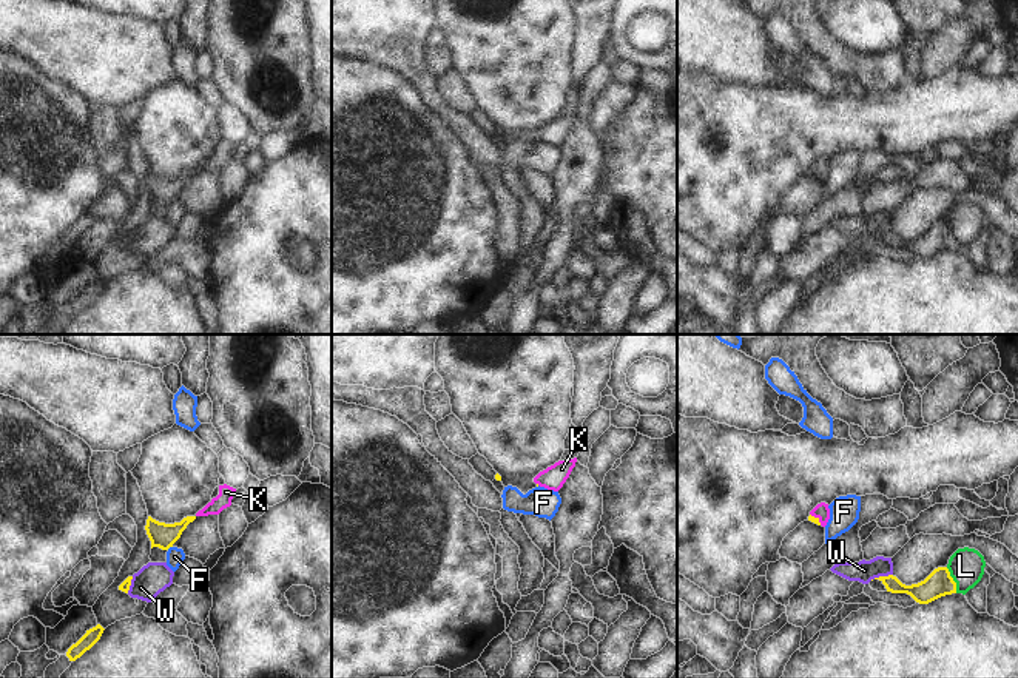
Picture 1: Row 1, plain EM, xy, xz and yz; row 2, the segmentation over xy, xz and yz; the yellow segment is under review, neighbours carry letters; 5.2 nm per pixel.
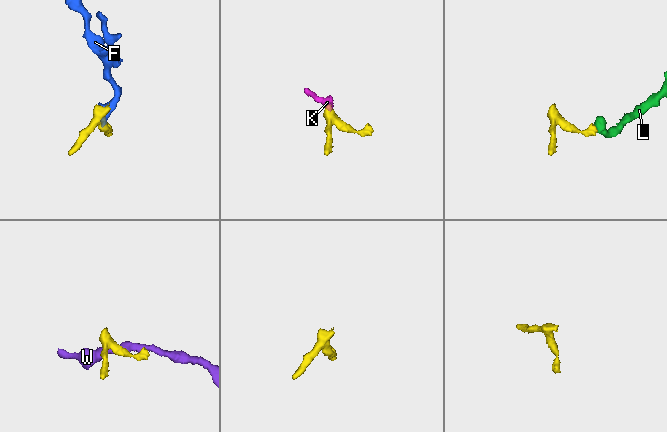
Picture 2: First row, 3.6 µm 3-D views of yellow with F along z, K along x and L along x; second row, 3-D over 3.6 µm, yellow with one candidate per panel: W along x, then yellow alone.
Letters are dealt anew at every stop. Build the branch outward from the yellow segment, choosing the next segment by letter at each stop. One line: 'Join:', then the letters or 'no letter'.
Join: K.

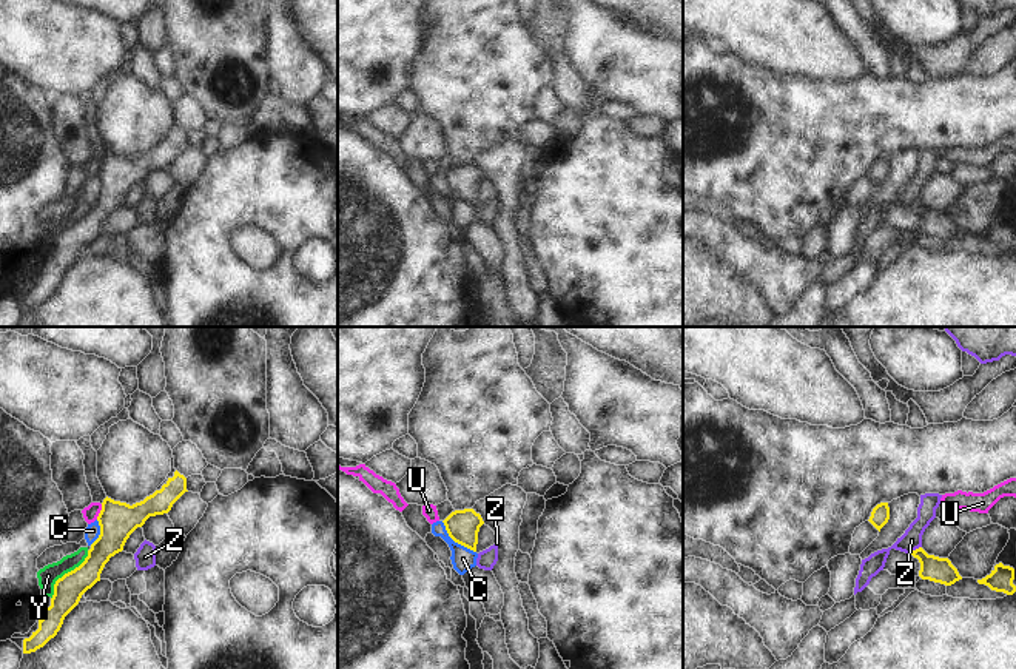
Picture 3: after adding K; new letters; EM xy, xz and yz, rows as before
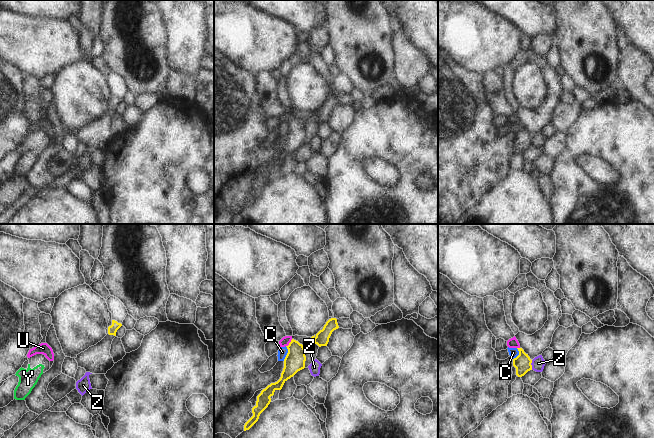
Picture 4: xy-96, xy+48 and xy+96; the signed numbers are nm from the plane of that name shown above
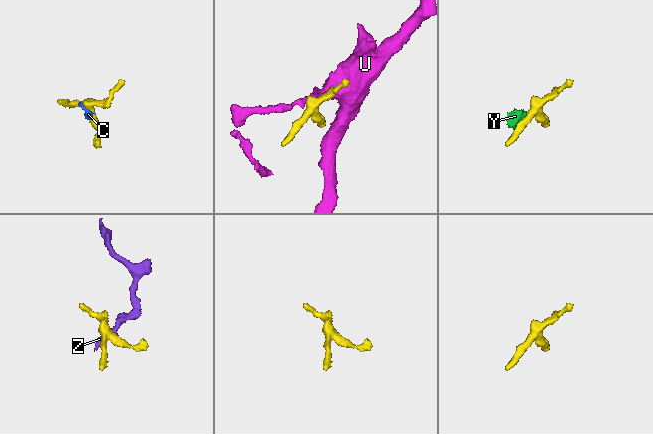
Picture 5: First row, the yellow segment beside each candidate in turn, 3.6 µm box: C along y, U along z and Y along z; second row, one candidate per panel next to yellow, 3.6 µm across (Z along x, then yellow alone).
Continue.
Join: no letter.

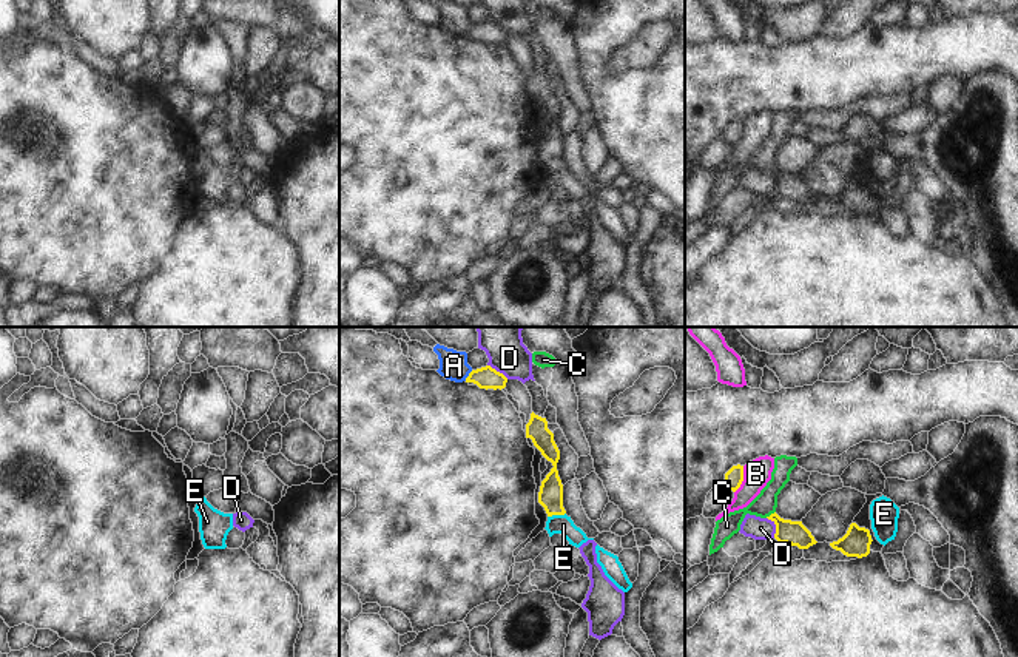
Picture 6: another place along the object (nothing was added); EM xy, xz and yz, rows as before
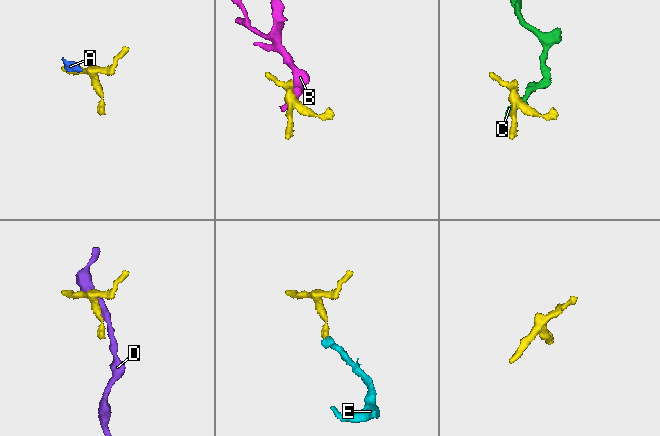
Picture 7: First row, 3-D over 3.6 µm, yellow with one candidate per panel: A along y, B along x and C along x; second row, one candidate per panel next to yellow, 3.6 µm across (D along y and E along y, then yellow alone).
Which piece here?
Join: no letter.

